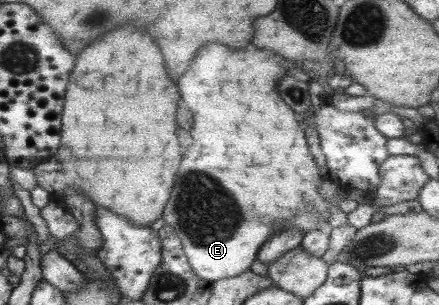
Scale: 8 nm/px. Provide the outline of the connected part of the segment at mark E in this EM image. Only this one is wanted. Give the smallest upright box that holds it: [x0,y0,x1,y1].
[161,43,329,283]

